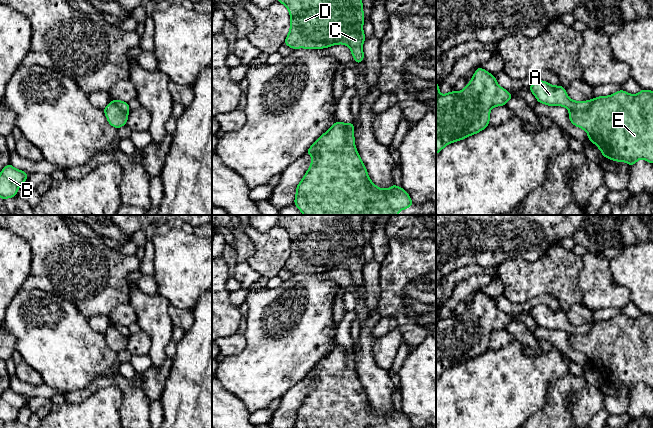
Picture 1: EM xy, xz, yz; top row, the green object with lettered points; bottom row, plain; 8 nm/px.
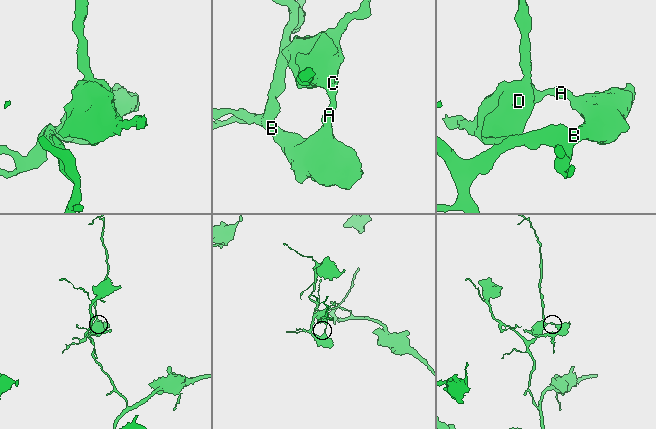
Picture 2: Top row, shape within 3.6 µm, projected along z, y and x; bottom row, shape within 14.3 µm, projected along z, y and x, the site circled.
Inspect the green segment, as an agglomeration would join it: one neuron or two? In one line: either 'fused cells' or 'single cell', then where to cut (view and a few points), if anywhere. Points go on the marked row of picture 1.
fused cells | yz (591, 100), (591, 104), (587, 108), (569, 111)

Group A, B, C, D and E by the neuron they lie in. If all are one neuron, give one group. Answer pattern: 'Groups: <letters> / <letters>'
Groups: A C D / B E

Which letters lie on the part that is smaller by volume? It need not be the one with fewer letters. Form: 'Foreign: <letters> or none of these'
Foreign: A, C, D

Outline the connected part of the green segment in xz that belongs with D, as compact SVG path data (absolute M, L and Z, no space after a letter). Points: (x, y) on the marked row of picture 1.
M277 0L277 2L284 4L290 13L290 30L284 42L290 48L322 49L344 44L351 49L356 64L364 60L362 46L366 38L363 32L362 0Z

